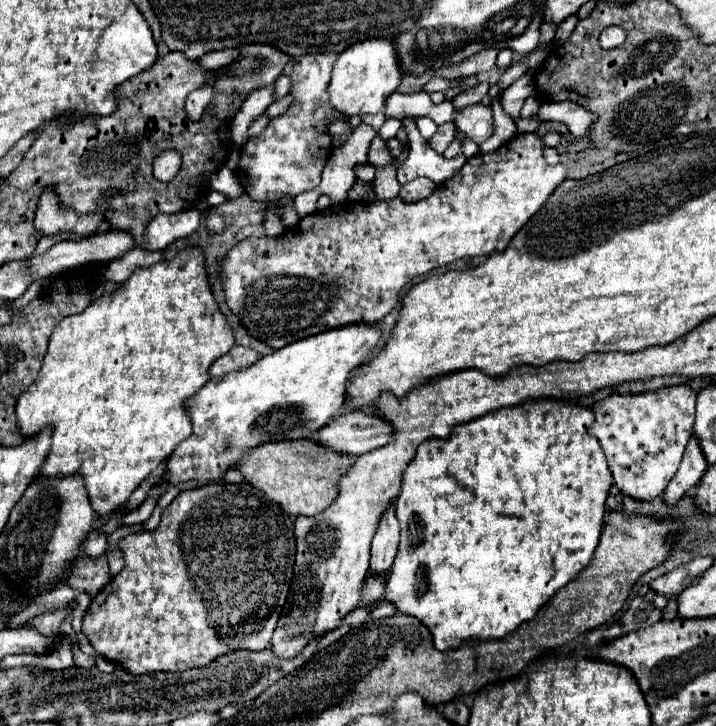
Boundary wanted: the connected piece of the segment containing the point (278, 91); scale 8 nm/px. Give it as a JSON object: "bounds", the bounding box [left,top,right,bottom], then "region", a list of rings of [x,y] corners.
{"bounds":[274,74,291,101],"region":[[[282,74],[275,82],[276,88],[274,92],[275,101],[280,100],[287,94],[289,94],[291,89],[291,80],[289,76]]]}

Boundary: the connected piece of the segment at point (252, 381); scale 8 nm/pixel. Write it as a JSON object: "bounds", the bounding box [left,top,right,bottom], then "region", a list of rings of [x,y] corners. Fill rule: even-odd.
{"bounds":[167,324,381,486],"region":[[[347,324],[345,328],[333,328],[329,332],[319,332],[305,340],[297,340],[269,356],[257,360],[245,370],[229,372],[221,378],[211,378],[205,388],[201,388],[191,400],[187,400],[187,410],[193,422],[193,434],[183,440],[171,454],[167,462],[167,480],[171,484],[197,480],[201,486],[219,482],[223,472],[231,468],[249,448],[265,442],[277,440],[299,440],[309,438],[313,432],[321,430],[335,416],[341,414],[345,406],[345,388],[351,372],[365,364],[381,340],[381,328],[371,324]]]}

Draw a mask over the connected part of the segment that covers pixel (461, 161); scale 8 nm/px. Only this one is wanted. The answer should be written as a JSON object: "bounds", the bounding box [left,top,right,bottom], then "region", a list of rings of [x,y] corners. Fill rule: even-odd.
{"bounds":[397,118,479,184],"region":[[[411,118],[403,120],[403,128],[407,132],[411,150],[409,150],[407,160],[397,168],[399,184],[407,184],[407,182],[421,178],[421,176],[433,180],[435,184],[442,184],[463,167],[469,156],[475,156],[479,152],[479,146],[475,146],[471,140],[469,142],[465,140],[463,154],[447,159],[425,146],[425,140],[421,138],[421,134],[419,134],[417,126],[411,122]]]}

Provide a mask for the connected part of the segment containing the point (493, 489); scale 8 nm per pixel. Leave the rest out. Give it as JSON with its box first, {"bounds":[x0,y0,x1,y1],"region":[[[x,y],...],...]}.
{"bounds":[341,398,613,650],"region":[[[539,398],[539,400],[529,400],[521,402],[519,406],[505,406],[499,408],[497,412],[491,412],[487,416],[475,418],[473,422],[459,424],[451,430],[451,436],[441,440],[441,438],[429,438],[419,444],[415,458],[409,462],[407,470],[403,472],[403,484],[401,492],[395,500],[395,512],[401,522],[401,544],[389,574],[389,582],[385,588],[385,596],[381,598],[371,608],[360,608],[351,612],[341,626],[348,624],[358,627],[363,624],[369,612],[380,606],[385,600],[395,602],[401,614],[411,614],[419,618],[433,634],[433,642],[437,650],[449,650],[457,648],[463,640],[469,638],[503,638],[505,634],[513,632],[521,622],[531,620],[537,610],[569,580],[581,574],[593,560],[593,554],[599,546],[599,534],[603,526],[603,516],[605,516],[605,500],[609,494],[609,488],[613,484],[613,476],[609,472],[609,464],[605,460],[605,454],[601,452],[601,444],[597,444],[597,438],[589,434],[589,428],[593,426],[593,410],[587,406],[581,406],[577,402],[567,402],[567,400],[557,400],[557,398]]]}

